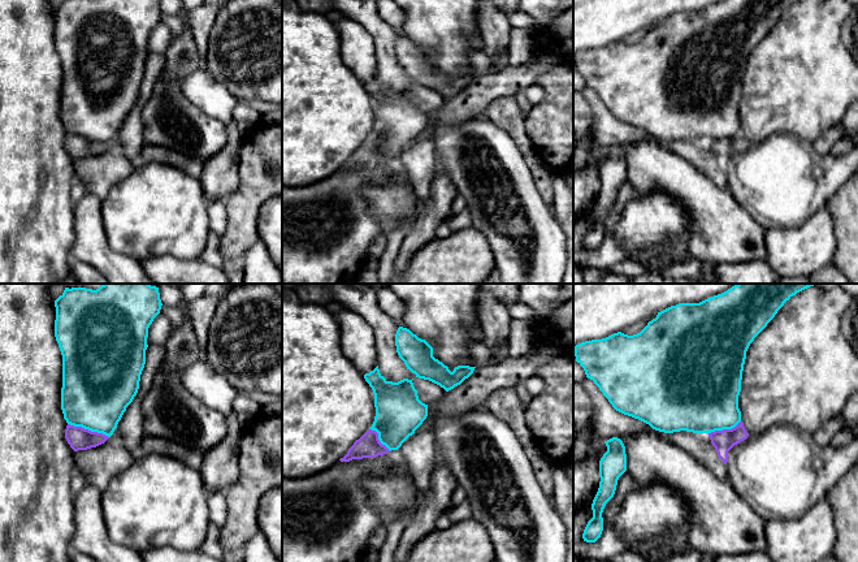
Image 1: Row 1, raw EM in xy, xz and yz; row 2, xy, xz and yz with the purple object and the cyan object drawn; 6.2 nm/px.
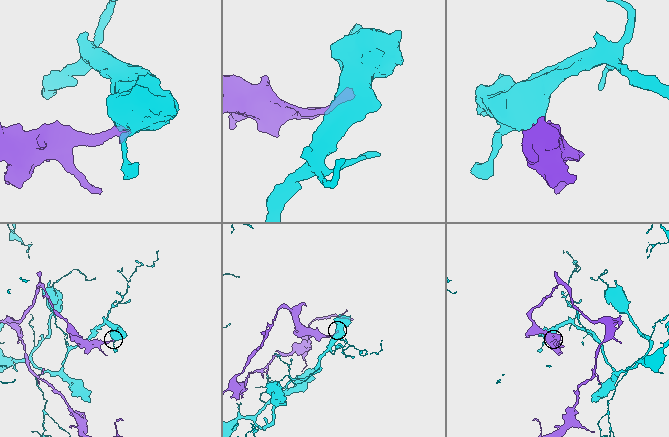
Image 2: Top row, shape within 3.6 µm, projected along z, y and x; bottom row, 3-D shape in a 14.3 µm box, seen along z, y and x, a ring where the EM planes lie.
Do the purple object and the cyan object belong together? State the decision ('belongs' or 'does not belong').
does not belong

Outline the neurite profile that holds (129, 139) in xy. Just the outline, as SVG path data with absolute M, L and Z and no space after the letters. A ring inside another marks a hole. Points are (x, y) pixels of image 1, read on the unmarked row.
M151 53L146 59L146 73L140 83L139 98L133 111L126 116L121 129L110 146L118 148L130 160L139 161L146 140L143 138L142 108L151 98L155 83L164 68L164 59Z

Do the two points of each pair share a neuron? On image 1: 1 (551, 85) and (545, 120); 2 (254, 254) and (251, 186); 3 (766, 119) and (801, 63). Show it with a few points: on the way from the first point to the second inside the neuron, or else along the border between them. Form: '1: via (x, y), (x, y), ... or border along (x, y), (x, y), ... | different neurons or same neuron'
1: via (551, 94), (551, 111) | same neuron
2: border along (258, 238), (241, 259) | different neurons
3: via (770, 104), (797, 77) | same neuron

